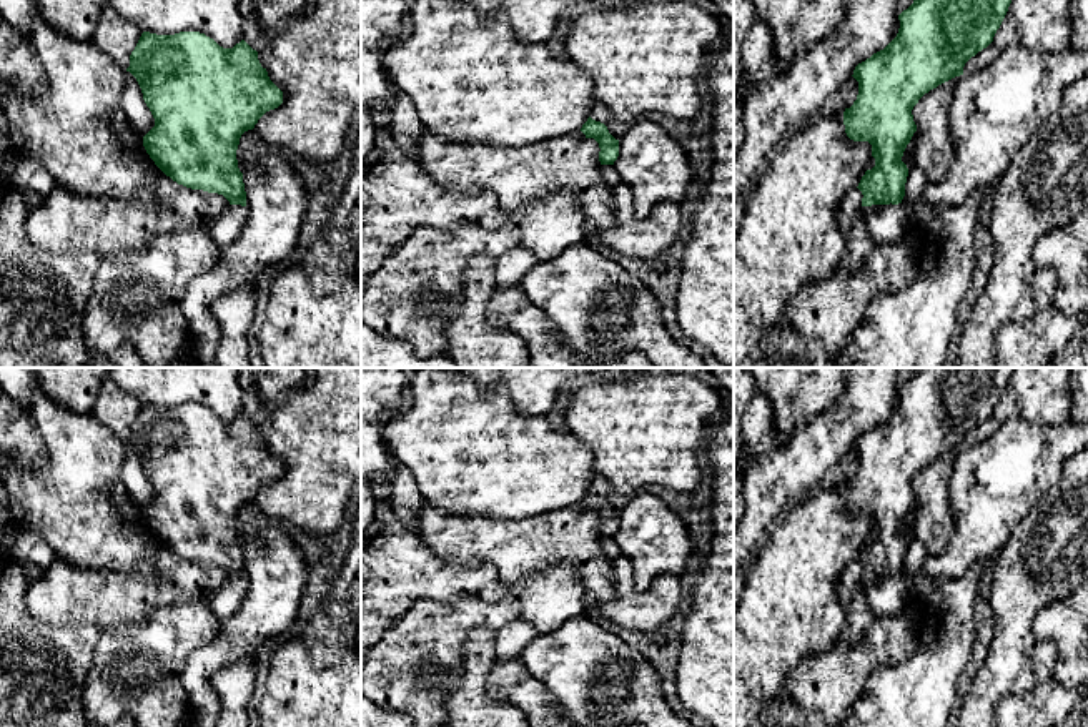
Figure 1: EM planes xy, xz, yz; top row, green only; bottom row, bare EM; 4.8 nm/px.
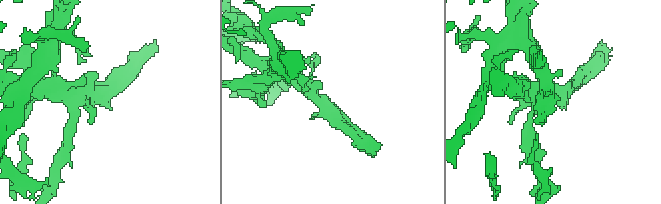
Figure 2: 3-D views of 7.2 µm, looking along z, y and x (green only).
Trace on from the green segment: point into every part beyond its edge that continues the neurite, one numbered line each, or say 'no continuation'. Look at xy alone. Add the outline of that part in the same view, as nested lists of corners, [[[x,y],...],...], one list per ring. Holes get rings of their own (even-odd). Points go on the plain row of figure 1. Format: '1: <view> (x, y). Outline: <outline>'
1: xy (228, 596). Outline: [[[228,577],[208,599],[208,607],[220,619],[228,619],[246,596],[246,579]]]

